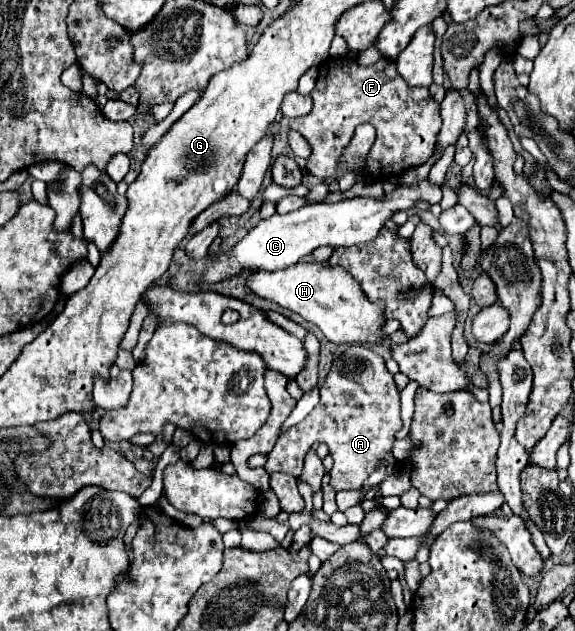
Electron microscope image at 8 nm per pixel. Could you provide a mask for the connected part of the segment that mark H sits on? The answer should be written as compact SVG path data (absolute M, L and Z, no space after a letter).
M297 262L285 270L251 270L245 286L257 296L279 304L303 320L321 328L325 338L335 344L355 344L369 342L381 344L387 340L383 332L385 326L385 304L369 302L361 284L341 266L321 264L321 262Z

